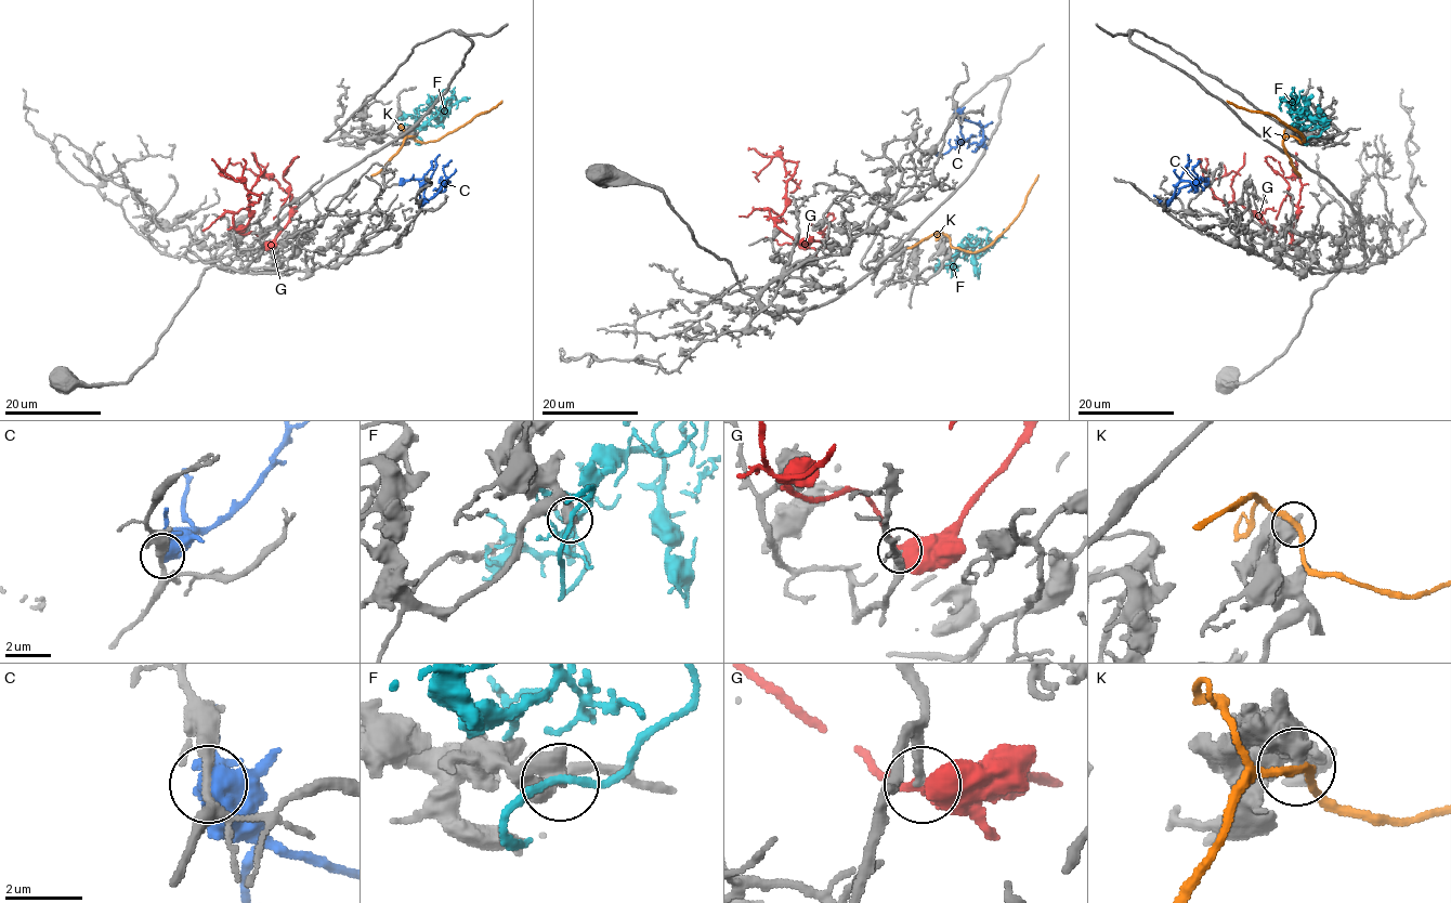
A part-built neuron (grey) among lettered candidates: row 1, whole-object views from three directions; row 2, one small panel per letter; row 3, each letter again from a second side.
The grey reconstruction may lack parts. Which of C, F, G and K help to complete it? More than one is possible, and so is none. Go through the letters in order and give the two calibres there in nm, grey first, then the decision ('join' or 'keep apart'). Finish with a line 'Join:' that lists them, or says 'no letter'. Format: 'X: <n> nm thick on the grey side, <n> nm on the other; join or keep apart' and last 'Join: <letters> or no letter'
C: 220 nm thick on the grey side, 550 nm on the other; keep apart
F: 550 nm thick on the grey side, 170 nm on the other; keep apart
G: 240 nm thick on the grey side, 500 nm on the other; join
K: 550 nm thick on the grey side, 220 nm on the other; keep apart
Join: G

